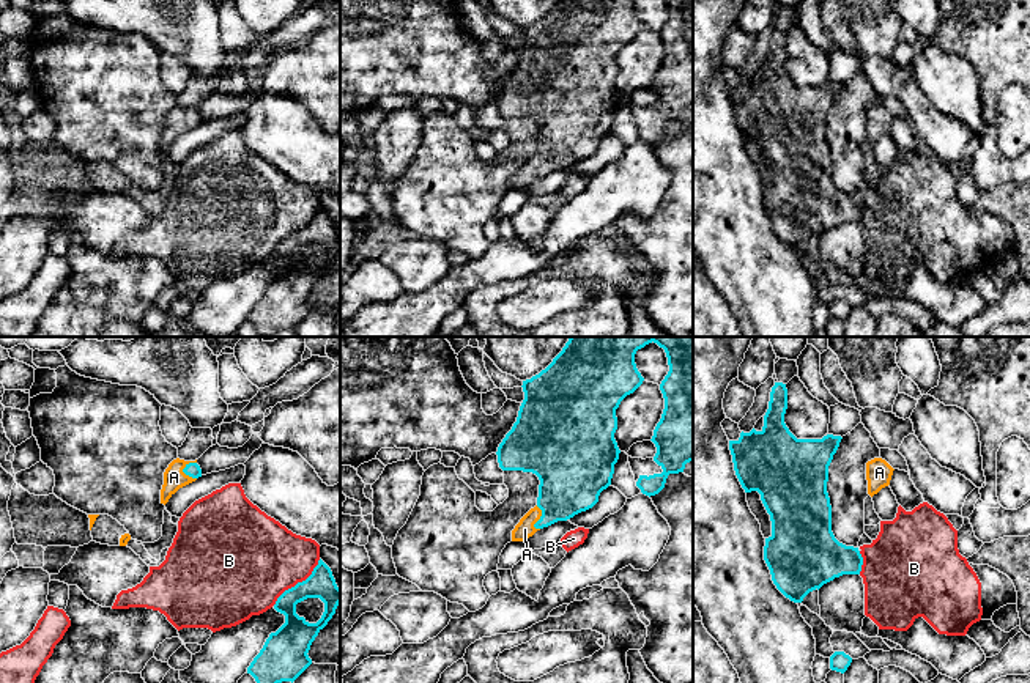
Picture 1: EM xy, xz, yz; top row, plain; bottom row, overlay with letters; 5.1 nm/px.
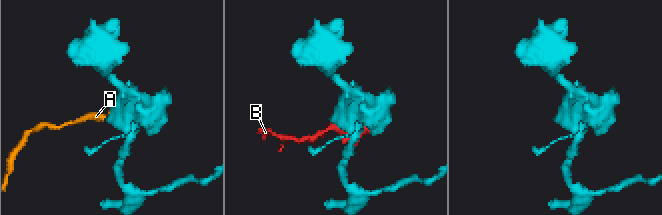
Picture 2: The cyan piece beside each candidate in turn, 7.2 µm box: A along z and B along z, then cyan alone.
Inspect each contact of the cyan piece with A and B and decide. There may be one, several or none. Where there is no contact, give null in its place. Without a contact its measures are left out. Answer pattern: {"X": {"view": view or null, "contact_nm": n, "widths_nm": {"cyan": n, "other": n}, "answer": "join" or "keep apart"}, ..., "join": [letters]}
{"A": {"view": "xy", "contact_nm": 100, "widths_nm": {"cyan": 80, "other": 110}, "answer": "join"}, "B": {"view": "xy", "contact_nm": 340, "widths_nm": {"cyan": 150, "other": 440}, "answer": "keep apart"}, "join": ["A"]}

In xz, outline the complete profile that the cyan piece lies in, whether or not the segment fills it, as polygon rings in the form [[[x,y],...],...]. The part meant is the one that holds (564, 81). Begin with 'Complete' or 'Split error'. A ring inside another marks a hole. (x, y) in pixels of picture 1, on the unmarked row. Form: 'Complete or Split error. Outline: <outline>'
Split error. Outline: [[[559,0],[545,17],[532,24],[531,27],[523,28],[521,35],[524,39],[524,47],[520,54],[517,69],[499,91],[496,102],[498,102],[499,115],[502,118],[532,120],[539,124],[540,132],[539,132],[537,153],[531,156],[515,173],[515,176],[512,178],[512,189],[526,189],[537,178],[548,175],[558,168],[567,168],[575,162],[592,156],[598,150],[600,140],[611,132],[614,112],[617,110],[621,101],[617,90],[614,87],[614,80],[617,77],[616,57],[619,55],[621,49],[627,42],[633,41],[644,28],[644,25],[636,16],[635,2],[636,0]]]

